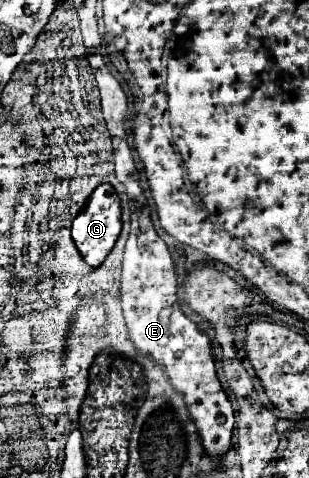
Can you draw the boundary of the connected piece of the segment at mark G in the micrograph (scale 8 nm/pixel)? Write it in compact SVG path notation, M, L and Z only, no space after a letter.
M117 193L91 195L83 213L75 217L71 231L83 259L91 267L101 265L121 231L121 201Z

